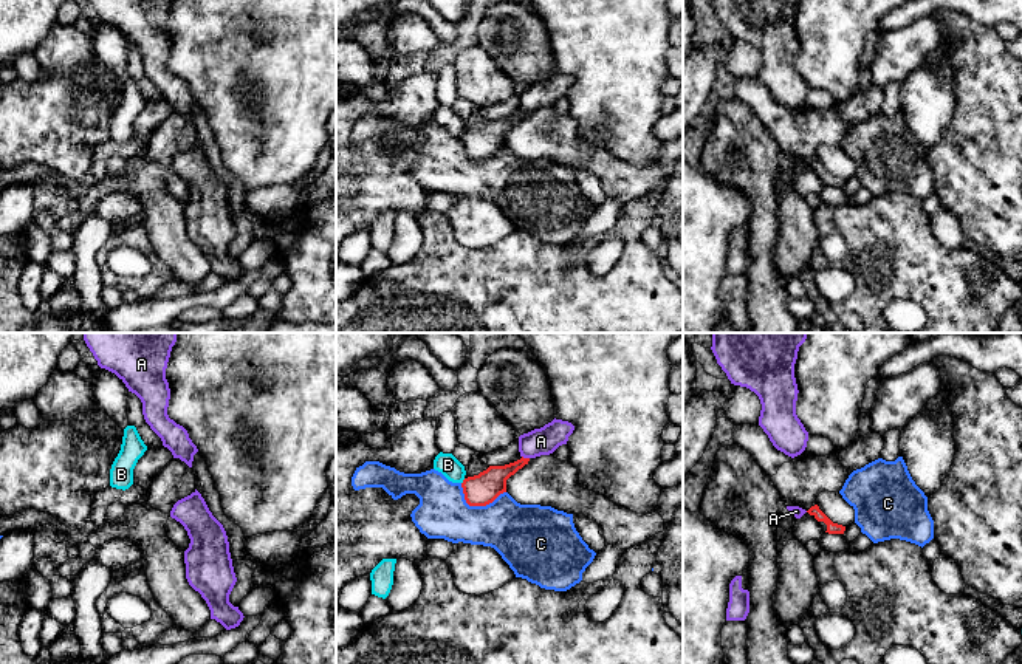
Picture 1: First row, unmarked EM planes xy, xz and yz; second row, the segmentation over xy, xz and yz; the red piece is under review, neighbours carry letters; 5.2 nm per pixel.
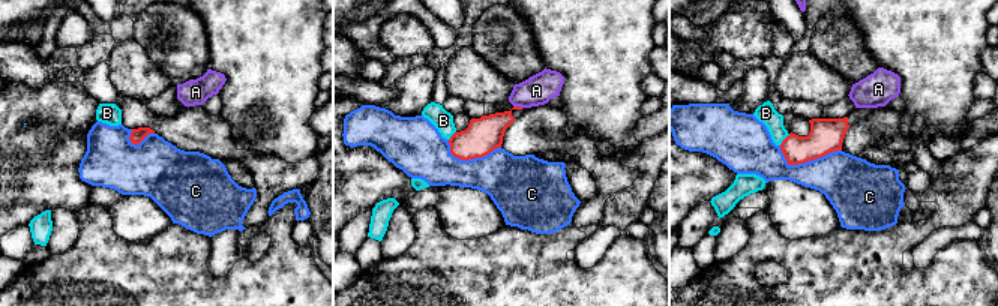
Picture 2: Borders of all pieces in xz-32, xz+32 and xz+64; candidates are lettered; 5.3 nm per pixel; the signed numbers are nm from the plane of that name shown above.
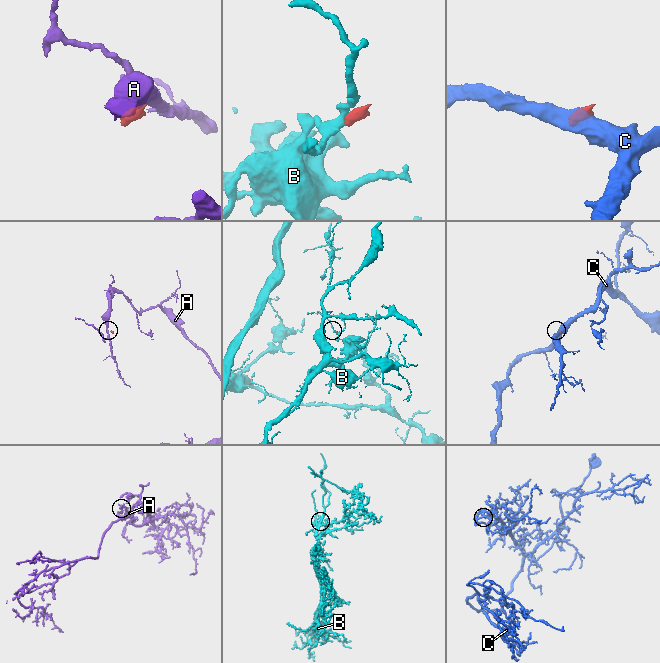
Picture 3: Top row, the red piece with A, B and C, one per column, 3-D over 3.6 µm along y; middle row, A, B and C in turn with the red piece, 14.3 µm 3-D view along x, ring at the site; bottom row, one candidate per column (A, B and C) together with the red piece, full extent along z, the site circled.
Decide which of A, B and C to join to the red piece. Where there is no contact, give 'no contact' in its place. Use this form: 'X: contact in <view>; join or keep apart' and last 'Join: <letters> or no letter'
A: contact in xz; keep apart
B: contact in xz; keep apart
C: contact in xz; keep apart
Join: no letter

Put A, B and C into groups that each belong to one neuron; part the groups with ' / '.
A / B / C

